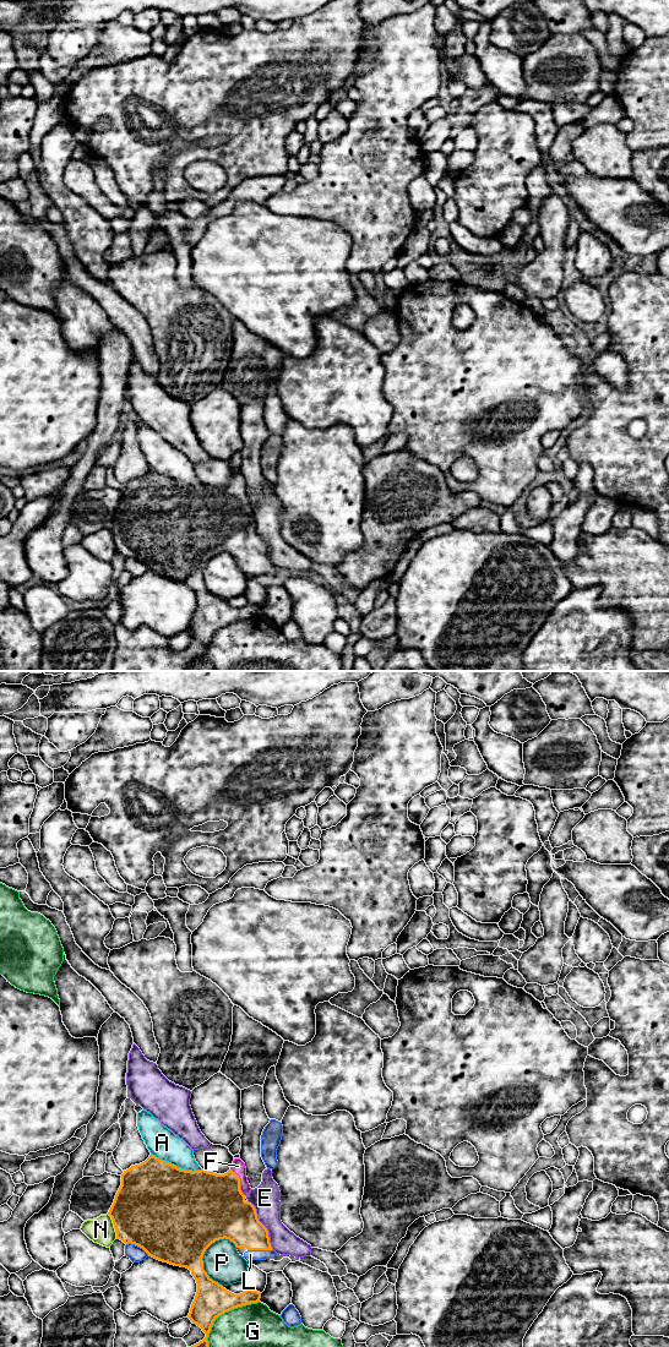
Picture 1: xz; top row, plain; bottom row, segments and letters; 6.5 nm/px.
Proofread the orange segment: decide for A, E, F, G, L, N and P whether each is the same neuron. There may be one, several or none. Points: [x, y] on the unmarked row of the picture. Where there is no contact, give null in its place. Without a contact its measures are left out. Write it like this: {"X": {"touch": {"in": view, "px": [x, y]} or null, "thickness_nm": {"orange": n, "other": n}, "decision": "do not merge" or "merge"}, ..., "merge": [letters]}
{"A": {"touch": {"in": "xz", "px": [175, 480]}, "thickness_nm": {"orange": 500, "other": 200}, "decision": "do not merge"}, "E": {"touch": {"in": "xz", "px": [262, 539]}, "thickness_nm": {"orange": 300, "other": 180}, "decision": "do not merge"}, "F": {"touch": {"in": "xz", "px": [239, 496]}, "thickness_nm": {"orange": 440, "other": 90}, "decision": "merge"}, "G": {"touch": {"in": "xz", "px": [218, 630]}, "thickness_nm": {"orange": 220, "other": 460}, "decision": "do not merge"}, "L": {"touch": {"in": "xz", "px": [260, 563]}, "thickness_nm": {"orange": 280, "other": 60}, "decision": "do not merge"}, "N": {"touch": {"in": "xz", "px": [114, 540]}, "thickness_nm": {"orange": 480, "other": 170}, "decision": "do not merge"}, "P": {"touch": {"in": "xz", "px": [202, 574]}, "thickness_nm": {"orange": 440, "other": 240}, "decision": "do not merge"}, "merge": ["F"]}

